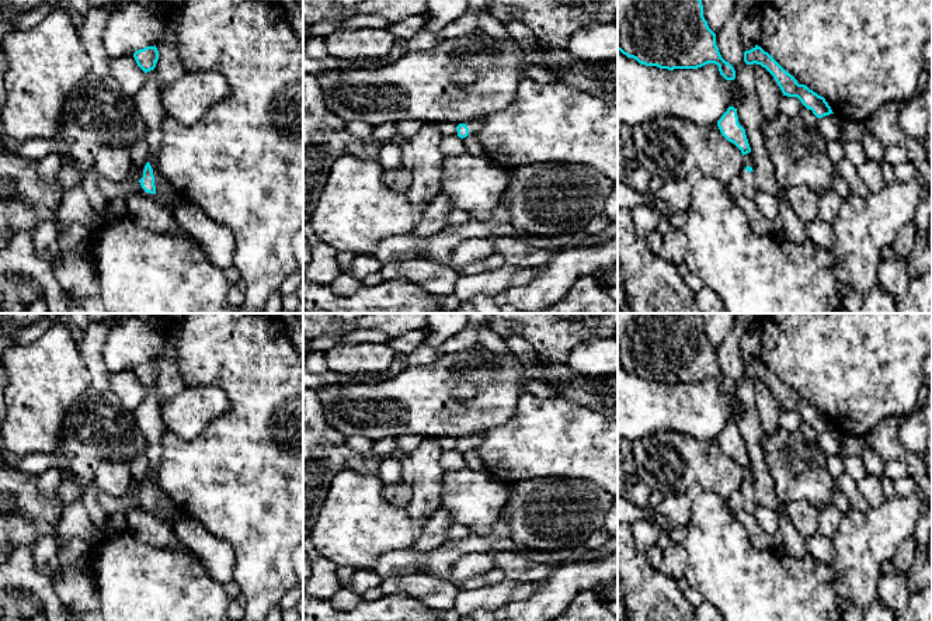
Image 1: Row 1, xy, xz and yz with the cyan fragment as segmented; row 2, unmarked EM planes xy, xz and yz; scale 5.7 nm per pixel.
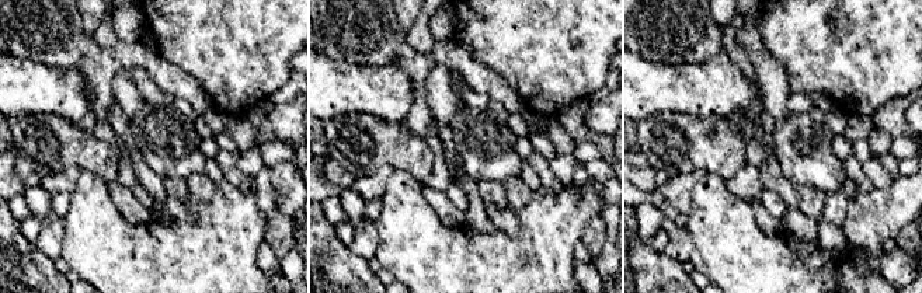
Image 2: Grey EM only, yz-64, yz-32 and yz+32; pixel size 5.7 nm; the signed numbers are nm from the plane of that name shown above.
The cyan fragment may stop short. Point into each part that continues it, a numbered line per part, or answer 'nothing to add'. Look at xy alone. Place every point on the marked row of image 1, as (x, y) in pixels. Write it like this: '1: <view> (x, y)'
1: xy (169, 198)

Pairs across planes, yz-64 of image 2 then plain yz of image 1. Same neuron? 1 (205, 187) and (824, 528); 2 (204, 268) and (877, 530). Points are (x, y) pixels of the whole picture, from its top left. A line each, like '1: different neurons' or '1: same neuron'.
1: same neuron
2: same neuron

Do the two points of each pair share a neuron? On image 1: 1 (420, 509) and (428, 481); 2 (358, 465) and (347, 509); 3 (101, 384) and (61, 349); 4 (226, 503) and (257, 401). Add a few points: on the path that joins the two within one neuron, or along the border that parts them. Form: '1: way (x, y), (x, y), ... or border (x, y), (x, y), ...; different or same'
1: way (423, 502), (427, 488); same
2: border (378, 478), (340, 469), (327, 488); different
3: border (76, 344), (90, 375), (91, 385); different
4: way (251, 478), (256, 474), (257, 426); same

